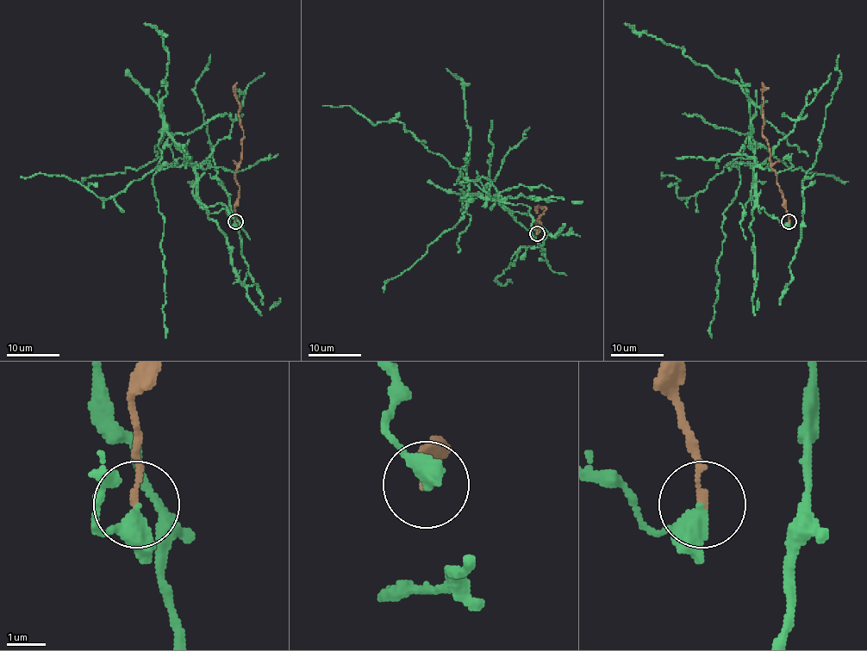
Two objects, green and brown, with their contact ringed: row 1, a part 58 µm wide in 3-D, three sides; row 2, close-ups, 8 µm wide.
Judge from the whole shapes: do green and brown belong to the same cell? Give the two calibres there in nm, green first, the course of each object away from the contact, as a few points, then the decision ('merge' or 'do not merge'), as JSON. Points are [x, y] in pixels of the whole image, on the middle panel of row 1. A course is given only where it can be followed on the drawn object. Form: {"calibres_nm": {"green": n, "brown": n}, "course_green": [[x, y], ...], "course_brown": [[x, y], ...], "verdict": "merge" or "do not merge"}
{"calibres_nm": {"green": 320, "brown": 160}, "course_green": [[537, 232], [529, 207], [521, 203], [460, 195], [468, 189], [471, 128], [464, 114], [463, 83], [445, 68]], "course_brown": [[537, 232], [536, 230], [541, 224], [537, 220], [544, 213], [545, 207], [539, 207]], "verdict": "do not merge"}

